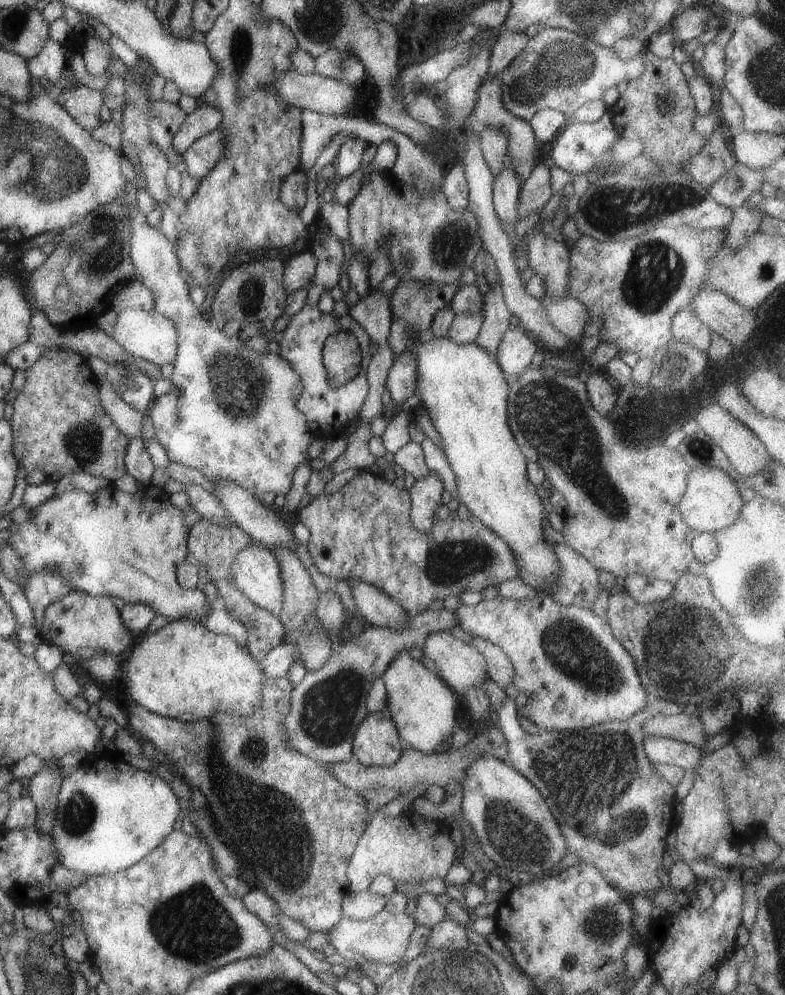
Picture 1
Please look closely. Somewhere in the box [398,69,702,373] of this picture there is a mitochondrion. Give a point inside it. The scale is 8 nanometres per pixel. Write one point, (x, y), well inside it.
(656, 272)

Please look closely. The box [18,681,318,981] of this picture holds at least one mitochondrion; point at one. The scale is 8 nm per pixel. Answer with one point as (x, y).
(195, 926)

